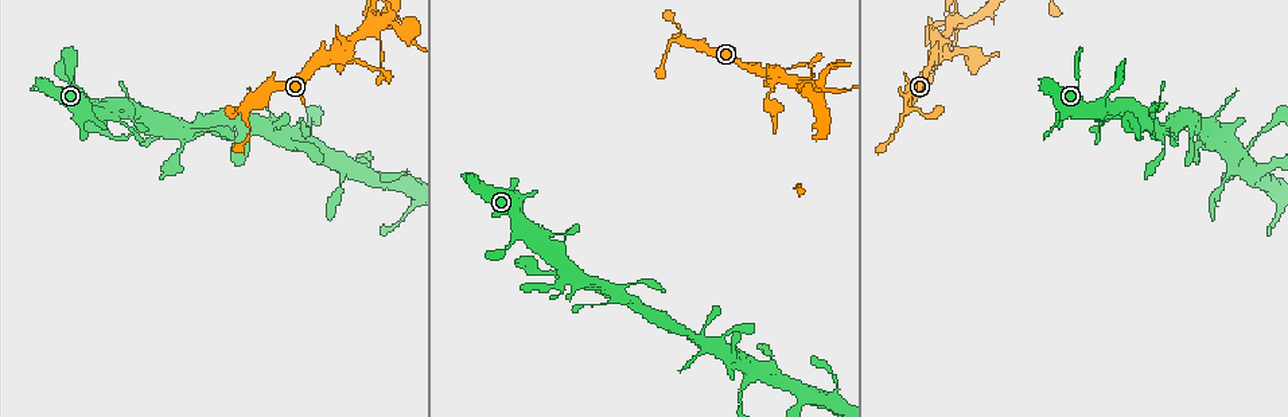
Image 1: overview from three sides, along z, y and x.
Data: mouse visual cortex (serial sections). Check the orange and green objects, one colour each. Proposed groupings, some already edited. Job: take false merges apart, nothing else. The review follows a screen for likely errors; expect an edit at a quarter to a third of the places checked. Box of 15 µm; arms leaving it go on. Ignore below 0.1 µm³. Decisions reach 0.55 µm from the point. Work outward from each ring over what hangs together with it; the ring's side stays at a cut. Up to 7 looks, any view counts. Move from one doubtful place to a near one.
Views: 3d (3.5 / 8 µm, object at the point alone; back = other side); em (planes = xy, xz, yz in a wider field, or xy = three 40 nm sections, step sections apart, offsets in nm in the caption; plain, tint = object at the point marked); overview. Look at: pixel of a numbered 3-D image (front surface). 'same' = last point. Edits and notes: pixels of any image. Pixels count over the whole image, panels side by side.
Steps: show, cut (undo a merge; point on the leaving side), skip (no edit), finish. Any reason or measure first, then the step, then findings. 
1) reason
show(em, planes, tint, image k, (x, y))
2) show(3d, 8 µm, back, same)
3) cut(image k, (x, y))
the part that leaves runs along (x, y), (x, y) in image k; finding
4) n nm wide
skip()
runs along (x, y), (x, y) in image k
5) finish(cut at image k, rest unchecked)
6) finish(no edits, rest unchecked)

four arms meet
show(3d, 3.5 µm, image 1, (1097, 108))

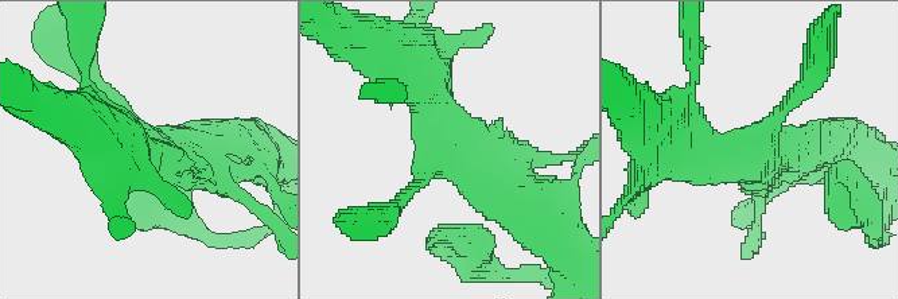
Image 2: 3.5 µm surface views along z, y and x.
show(em, xy, step 2, tint, image 2, (448, 154))

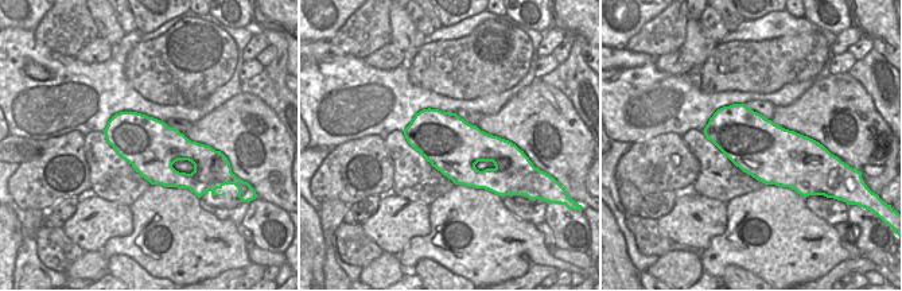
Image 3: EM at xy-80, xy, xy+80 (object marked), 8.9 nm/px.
show(em, xy, step 1, tint, same)

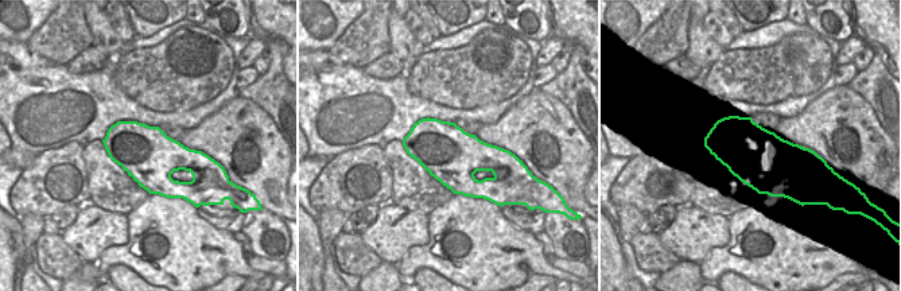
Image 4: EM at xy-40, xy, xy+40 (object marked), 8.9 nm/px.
4 arms; arms of 150, 400, 450, 500 nm
skip()
runs along (422, 73), (447, 152), (521, 212) in image 2; all the same cell

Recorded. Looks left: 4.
thick turns thin
show(3d, 8 µm, image 1, (907, 109))

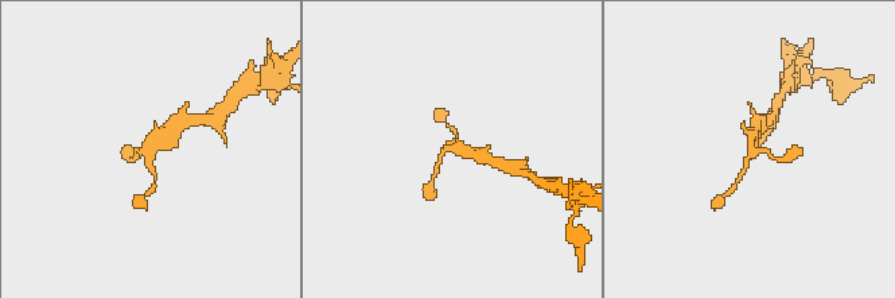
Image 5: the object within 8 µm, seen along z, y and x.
closer look
show(3d, 3.5 µm, image 5, (754, 148))

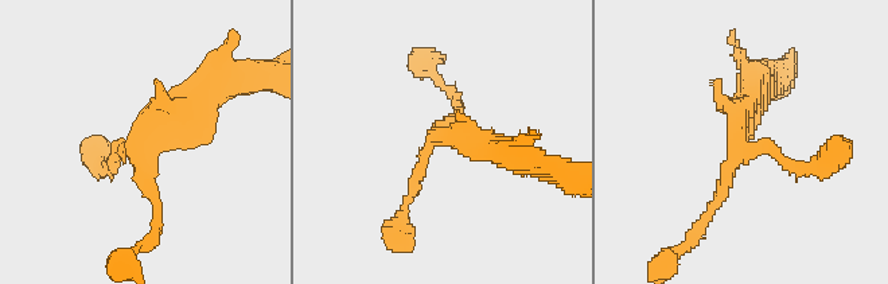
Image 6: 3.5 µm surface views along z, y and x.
show(em, xy, step 1, tint, image 6, (440, 141))

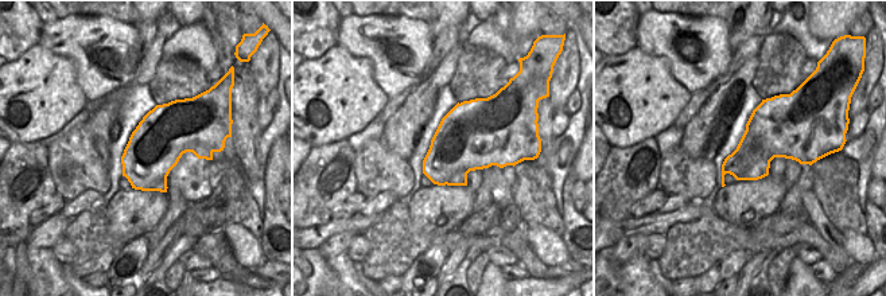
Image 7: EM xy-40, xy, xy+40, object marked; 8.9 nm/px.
550 nm wide
skip()
runs along (207, 86), (137, 140), (158, 218) in image 6; continuous, no second cell

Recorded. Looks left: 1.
finish(no edits, rest unchecked)

